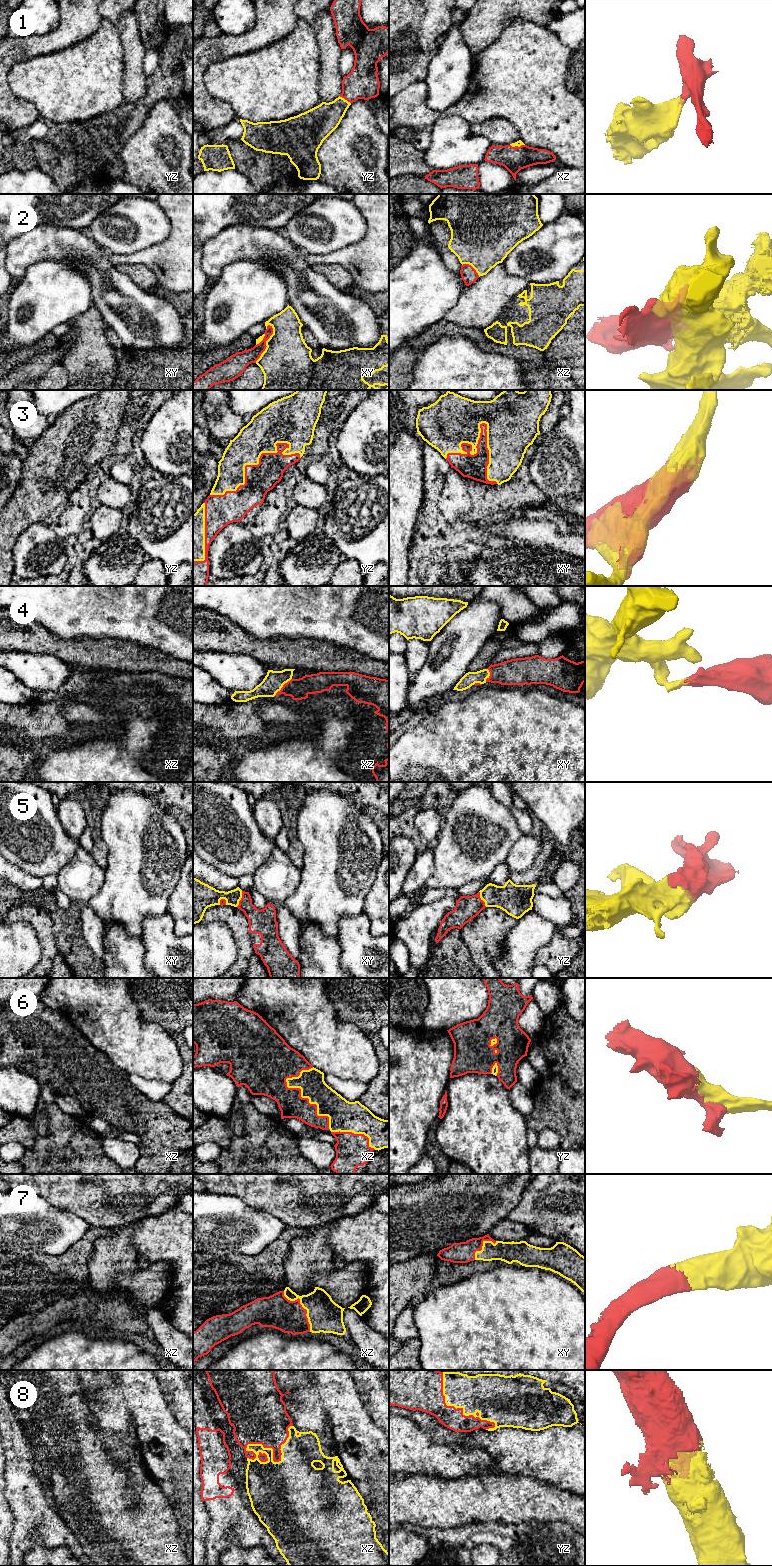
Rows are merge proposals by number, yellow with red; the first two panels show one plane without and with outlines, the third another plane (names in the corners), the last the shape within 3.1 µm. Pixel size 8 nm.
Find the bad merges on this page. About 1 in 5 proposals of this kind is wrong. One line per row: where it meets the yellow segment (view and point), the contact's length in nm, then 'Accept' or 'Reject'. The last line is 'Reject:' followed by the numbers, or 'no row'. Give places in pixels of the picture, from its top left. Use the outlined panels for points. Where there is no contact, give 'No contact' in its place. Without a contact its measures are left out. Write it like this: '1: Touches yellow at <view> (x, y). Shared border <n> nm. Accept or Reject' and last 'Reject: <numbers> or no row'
1: Touches yellow at yz (344, 99). Shared border 110 nm. Accept
2: Touches yellow at xy (266, 343). Shared border 340 nm. Accept
3: Touches yellow at xy (489, 455). Shared border 500 nm. Accept
4: Touches yellow at xz (282, 686). Shared border 220 nm. Accept
5: Touches yellow at yz (481, 899). Shared border 140 nm. Accept
6: Touches yellow at xz (309, 1102). Shared border 550 nm. Accept
7: Touches yellow at xz (302, 1306). Shared border 400 nm. Accept
8: Touches yellow at xz (272, 1451). Shared border 460 nm. Accept
Reject: no row

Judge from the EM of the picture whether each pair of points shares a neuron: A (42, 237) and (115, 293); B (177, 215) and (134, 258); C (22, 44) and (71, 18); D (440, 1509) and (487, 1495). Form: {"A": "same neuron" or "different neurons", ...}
{"A": "same neuron", "B": "same neuron", "C": "same neuron", "D": "same neuron"}

